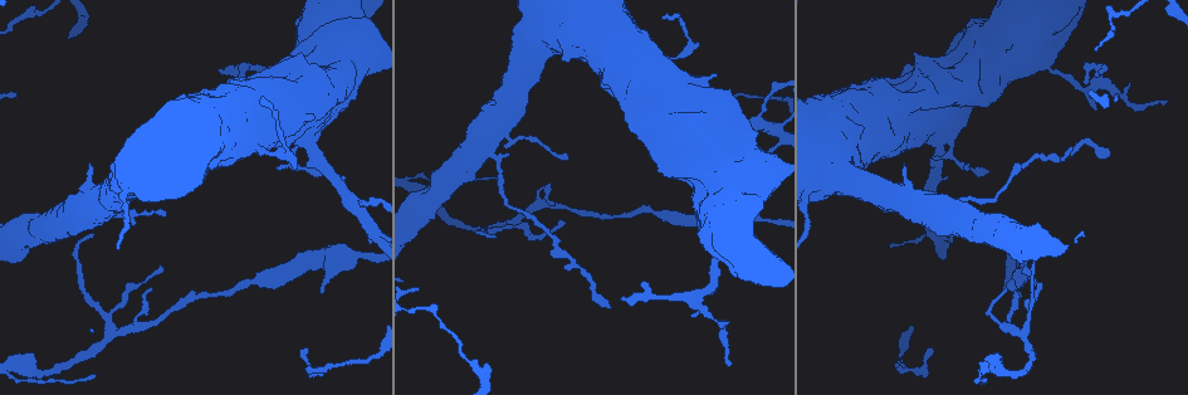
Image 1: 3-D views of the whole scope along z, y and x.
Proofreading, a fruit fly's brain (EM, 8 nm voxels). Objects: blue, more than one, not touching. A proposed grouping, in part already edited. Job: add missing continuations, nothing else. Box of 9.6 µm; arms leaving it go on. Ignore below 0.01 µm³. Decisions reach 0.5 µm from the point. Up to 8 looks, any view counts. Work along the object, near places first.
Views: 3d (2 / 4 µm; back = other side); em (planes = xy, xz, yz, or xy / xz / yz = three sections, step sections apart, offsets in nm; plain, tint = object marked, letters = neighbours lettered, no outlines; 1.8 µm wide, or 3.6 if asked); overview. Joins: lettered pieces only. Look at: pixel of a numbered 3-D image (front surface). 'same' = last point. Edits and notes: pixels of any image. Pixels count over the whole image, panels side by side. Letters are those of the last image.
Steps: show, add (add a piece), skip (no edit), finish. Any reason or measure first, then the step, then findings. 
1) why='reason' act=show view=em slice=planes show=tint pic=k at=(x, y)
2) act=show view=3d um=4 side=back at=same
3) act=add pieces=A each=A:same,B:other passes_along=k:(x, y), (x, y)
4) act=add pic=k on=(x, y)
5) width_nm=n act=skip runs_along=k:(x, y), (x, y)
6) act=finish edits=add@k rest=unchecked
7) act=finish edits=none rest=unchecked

why='tapers out' act=show view=em slice=planes show=tint pic=1 at=(310, 367)

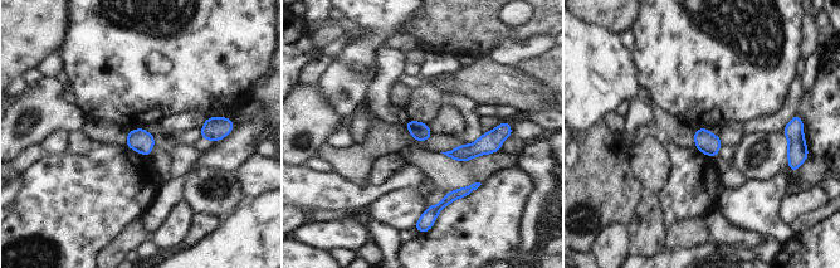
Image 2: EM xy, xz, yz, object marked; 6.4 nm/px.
act=show view=em slice=planes show=letters at=same

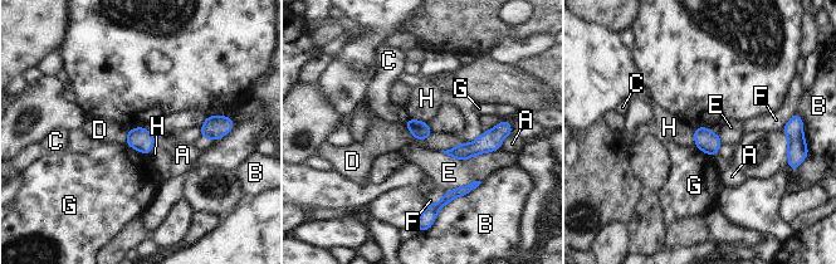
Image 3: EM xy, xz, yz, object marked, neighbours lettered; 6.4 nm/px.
act=skip each=A:other,B:other,C:other,D:other,E:other,F:other,G:other,H:other border=3:(509, 135), (503, 140), (499, 148) found='none of them fits'

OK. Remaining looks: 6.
why='sharp bend' act=show view=em slice=xz step=8 show=letters pic=1 at=(961, 166)

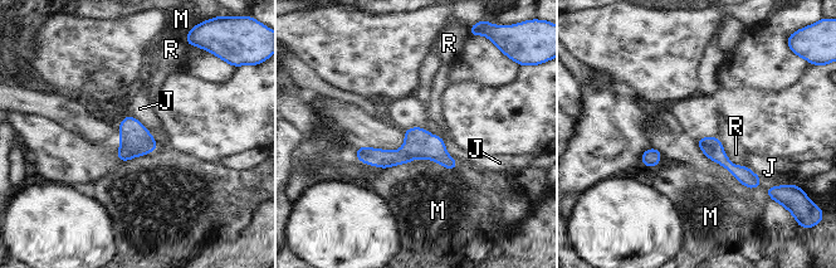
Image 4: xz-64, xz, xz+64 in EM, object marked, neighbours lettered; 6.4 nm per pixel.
act=skip each=J:other,M:other,R:other border=4:(130, 113), (155, 139) found='no lettered piece goes on from it'

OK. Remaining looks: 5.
why='an open end' act=show view=em slice=xz step=8 show=tint pic=1 at=(553, 204)

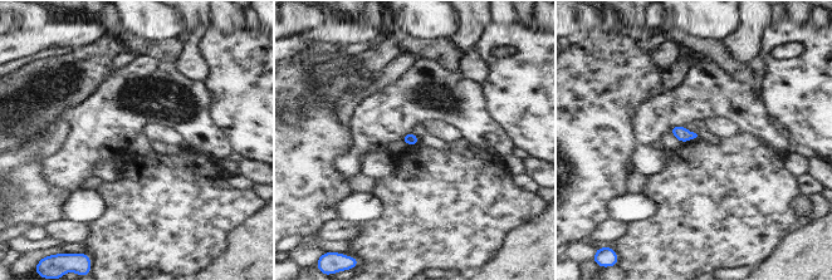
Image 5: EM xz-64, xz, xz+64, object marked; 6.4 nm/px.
why='cut it another way' act=show view=em slice=planes show=letters at=same

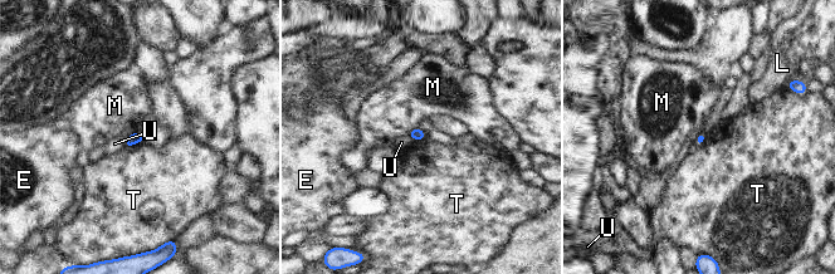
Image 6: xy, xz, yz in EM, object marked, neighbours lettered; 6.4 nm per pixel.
act=skip each=E:other,L:other,M:other,T:other,U:other border=6:(143, 140), (123, 147) found='no lettered piece goes on from it'

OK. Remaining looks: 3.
why='an open end' act=show view=3d um=2 side=back pic=1 at=(90, 163)

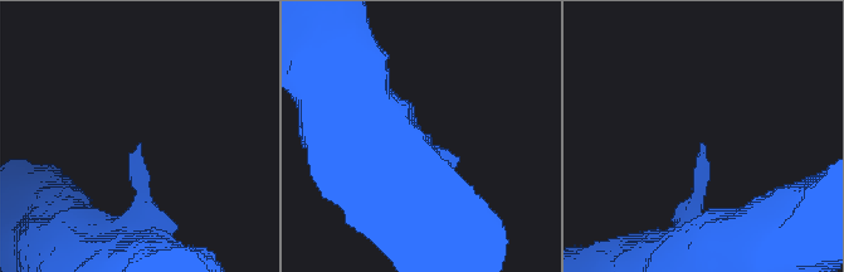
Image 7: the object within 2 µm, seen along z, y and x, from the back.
act=show view=em slice=planes show=letters pic=7 at=(702, 146)

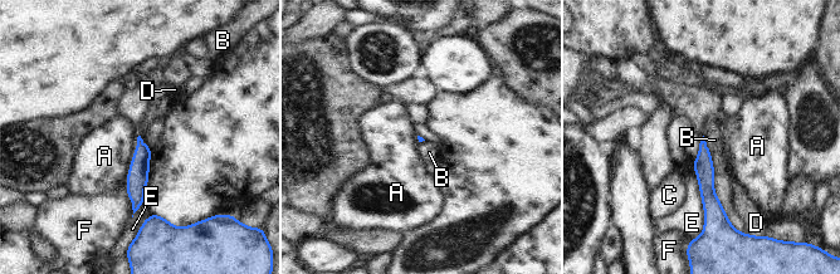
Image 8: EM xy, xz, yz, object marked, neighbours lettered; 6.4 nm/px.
act=skip each=A:other,B:other,C:other,D:other,E:other,F:other runs_along=8:(703, 145), (709, 215) found='none of them fits'

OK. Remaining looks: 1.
act=finish edits=none rest=unchecked

